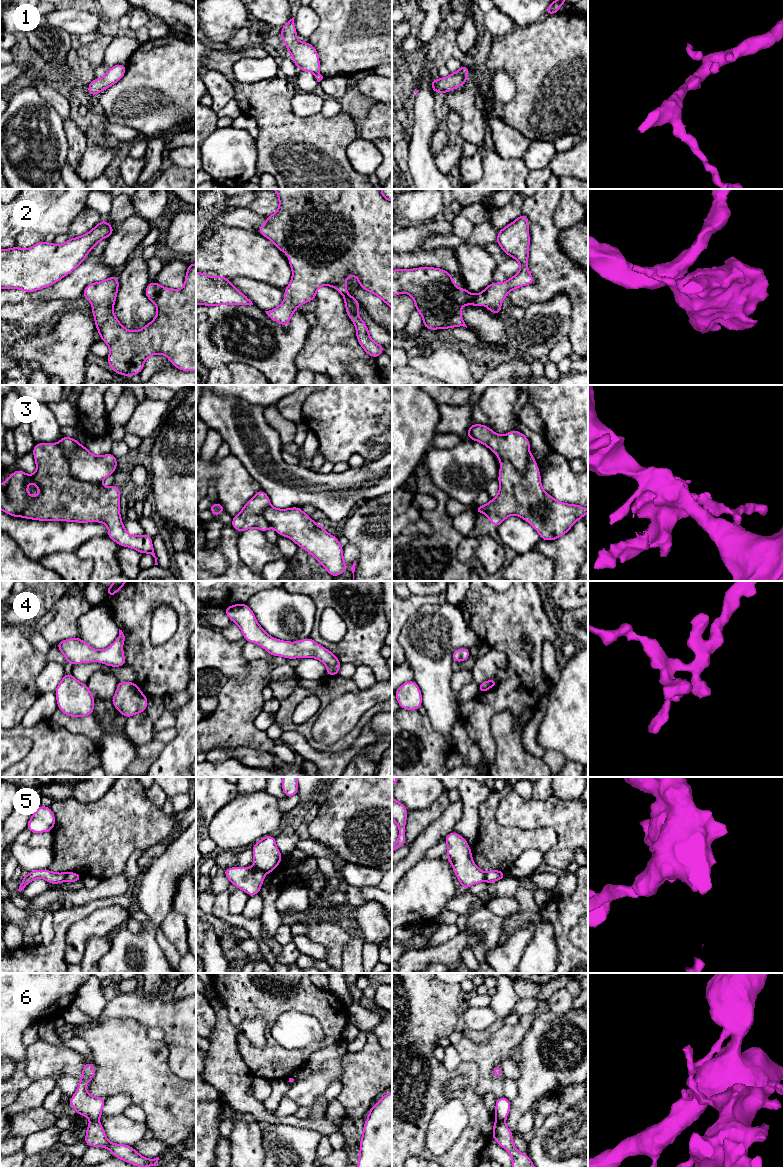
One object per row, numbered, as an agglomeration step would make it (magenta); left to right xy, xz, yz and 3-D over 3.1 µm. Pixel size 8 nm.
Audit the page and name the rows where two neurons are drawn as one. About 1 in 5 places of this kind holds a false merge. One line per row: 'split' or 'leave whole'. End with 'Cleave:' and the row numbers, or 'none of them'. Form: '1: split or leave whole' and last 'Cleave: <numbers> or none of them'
1: leave whole
2: leave whole
3: split
4: leave whole
5: split
6: split
Cleave: 3, 5, 6

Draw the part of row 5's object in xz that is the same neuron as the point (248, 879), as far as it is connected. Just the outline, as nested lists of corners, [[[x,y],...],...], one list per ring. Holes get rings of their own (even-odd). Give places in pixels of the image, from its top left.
[[[230,867],[223,871],[224,875],[229,879],[230,883],[241,889],[249,896],[260,893],[265,873],[257,868]]]

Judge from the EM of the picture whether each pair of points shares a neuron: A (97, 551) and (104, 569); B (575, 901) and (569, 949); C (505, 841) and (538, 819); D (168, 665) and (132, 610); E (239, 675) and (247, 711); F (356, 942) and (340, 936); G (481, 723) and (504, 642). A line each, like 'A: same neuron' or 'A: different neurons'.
A: same neuron
B: same neuron
C: different neurons
D: same neuron
E: different neurons
F: different neurons
G: same neuron

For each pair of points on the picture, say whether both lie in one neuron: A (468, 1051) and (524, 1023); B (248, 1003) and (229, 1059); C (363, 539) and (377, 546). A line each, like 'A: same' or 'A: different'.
A: same
B: different
C: same

